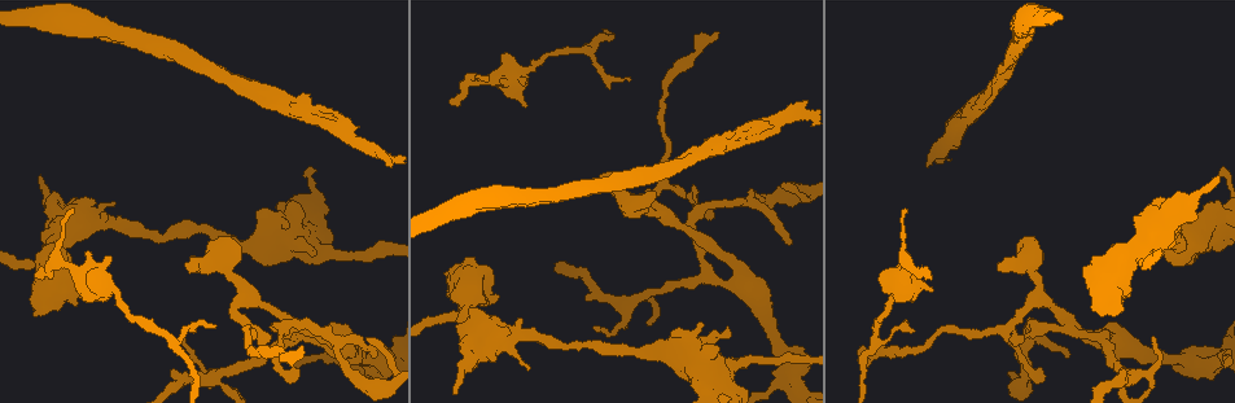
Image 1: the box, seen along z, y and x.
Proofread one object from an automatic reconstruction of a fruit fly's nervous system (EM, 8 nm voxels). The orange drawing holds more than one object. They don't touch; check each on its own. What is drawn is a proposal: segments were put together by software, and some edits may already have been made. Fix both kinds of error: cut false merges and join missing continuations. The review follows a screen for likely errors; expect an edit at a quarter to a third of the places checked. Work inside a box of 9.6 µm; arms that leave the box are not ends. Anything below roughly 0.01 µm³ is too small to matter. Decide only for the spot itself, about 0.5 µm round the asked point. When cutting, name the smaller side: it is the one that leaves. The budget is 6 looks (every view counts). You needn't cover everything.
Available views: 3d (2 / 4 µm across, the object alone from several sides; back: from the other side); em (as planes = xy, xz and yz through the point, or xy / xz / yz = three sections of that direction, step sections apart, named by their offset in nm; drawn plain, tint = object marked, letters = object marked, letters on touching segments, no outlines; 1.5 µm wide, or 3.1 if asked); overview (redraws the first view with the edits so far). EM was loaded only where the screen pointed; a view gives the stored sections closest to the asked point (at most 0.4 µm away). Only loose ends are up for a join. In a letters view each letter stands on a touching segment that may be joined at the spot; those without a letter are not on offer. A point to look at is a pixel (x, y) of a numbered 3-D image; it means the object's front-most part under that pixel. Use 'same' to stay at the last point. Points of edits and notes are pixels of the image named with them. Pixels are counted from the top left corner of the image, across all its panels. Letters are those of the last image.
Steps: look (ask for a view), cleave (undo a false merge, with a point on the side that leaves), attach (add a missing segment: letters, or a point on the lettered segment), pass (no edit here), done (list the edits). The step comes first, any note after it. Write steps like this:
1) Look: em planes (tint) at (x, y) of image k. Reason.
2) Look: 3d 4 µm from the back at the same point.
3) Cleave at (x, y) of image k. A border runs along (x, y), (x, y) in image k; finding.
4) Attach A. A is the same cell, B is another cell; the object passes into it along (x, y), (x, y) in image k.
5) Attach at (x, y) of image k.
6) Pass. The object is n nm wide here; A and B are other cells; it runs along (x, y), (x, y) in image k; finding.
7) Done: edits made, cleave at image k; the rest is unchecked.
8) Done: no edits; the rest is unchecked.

Look: 3d 4 µm at (72, 207) of image 1.

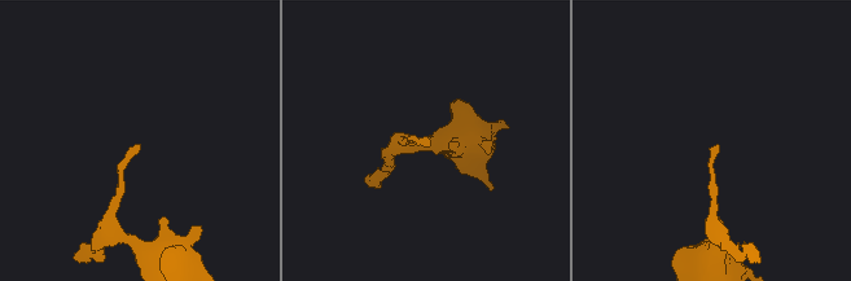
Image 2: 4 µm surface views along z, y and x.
Look: em planes (letters) at (716, 145) of image 2.

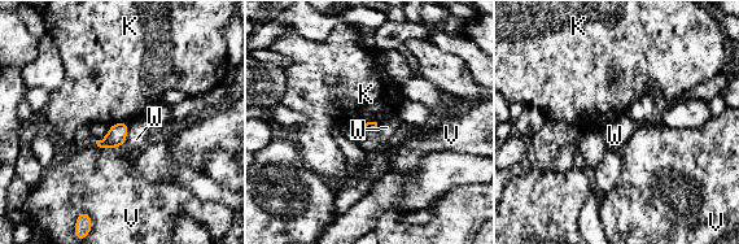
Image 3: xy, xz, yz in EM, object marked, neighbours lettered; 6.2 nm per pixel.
Pass. K, V and W are other cells; a border runs along (127, 122), (114, 122), (112, 125) in image 3; no lettered segment goes on from it.

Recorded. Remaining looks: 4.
Look: 3d 2 µm at (41, 280) of image 1. Free end.

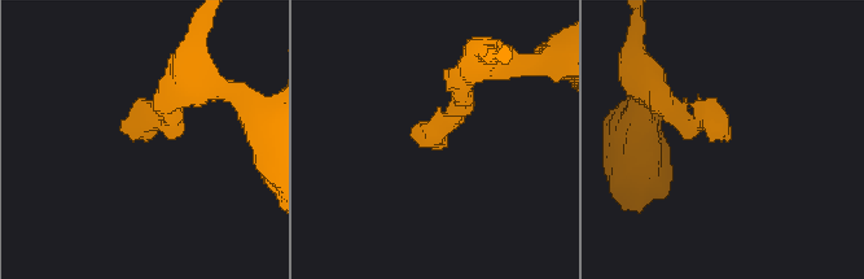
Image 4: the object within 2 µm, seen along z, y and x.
Look: em yz step 8 (tint) at (145, 139) of image 4.

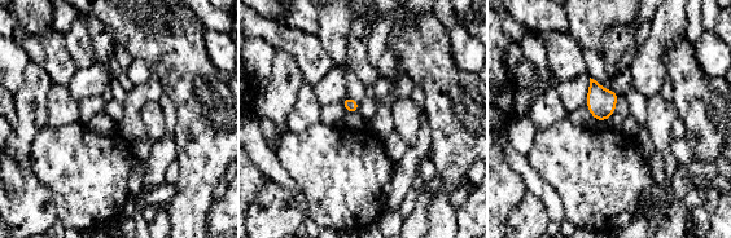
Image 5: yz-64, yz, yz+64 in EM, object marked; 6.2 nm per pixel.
Look: em planes (letters) at the same point. Cut it another way.

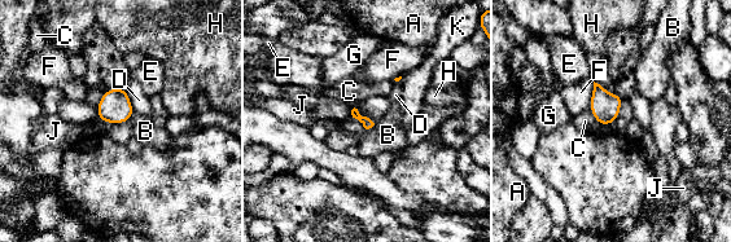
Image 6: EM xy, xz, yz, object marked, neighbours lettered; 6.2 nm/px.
Pass. The longest contact is with F, 170 nm; A, B, C, D, E, F, G, H, J and K are other cells; a border runs along (375, 124), (367, 130) in image 6; none of them fits.

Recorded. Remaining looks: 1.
Look: em planes (letters) at (1113, 314) of image 1. Stops while still wide.

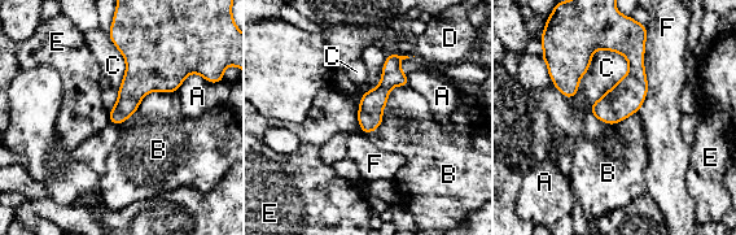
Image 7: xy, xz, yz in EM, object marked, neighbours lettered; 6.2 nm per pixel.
Pass. A, B, C, D, E and F are other cells; a border runs along (408, 86), (390, 90), (366, 134) in image 7; no lettered segment goes on from it.

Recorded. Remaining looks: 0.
Done: no edits; the rest is unchecked.

